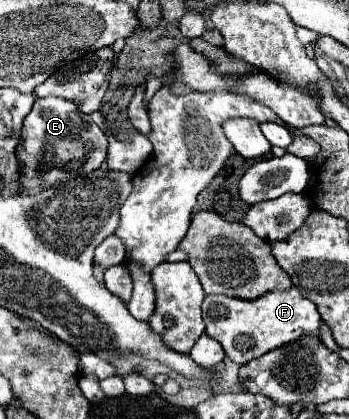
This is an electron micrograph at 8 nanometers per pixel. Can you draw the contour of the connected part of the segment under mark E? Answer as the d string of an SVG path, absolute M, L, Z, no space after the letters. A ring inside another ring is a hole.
M42 97L36 99L32 111L24 119L22 137L18 145L18 161L22 165L20 183L24 193L34 193L48 189L50 185L64 183L70 173L88 175L96 171L102 161L106 161L108 141L90 115L78 111L78 107L62 97ZM26 165L36 165L32 175L26 173Z

